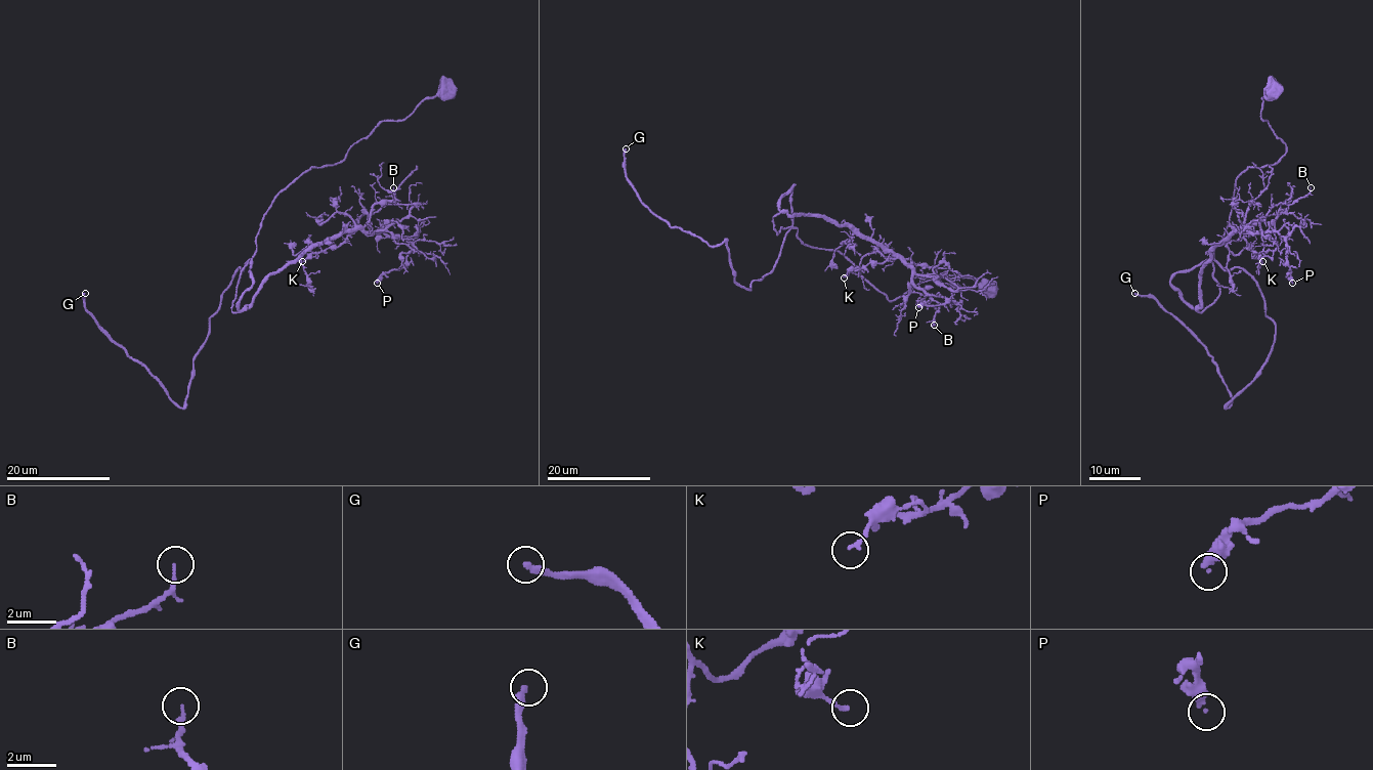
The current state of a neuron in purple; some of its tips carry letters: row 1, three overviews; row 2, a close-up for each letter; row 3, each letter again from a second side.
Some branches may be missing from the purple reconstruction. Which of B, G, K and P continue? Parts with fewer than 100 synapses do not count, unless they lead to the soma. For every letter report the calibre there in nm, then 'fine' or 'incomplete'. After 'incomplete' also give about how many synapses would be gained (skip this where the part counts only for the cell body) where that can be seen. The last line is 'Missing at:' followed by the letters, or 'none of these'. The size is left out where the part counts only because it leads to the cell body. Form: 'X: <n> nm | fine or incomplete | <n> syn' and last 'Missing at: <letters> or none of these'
B: 150 nm | fine
G: 240 nm | incomplete | 200 syn
K: 150 nm | fine
P: 240 nm | fine
Missing at: G

